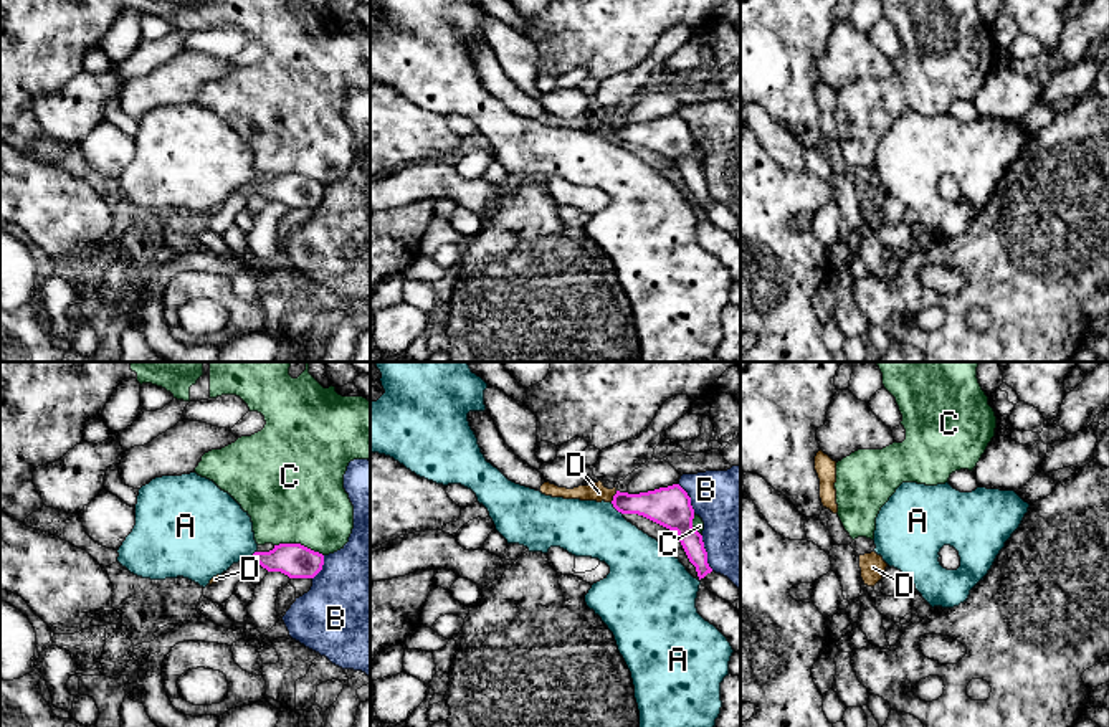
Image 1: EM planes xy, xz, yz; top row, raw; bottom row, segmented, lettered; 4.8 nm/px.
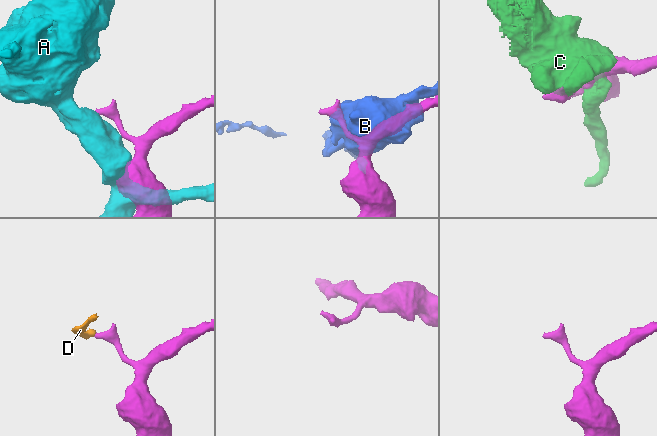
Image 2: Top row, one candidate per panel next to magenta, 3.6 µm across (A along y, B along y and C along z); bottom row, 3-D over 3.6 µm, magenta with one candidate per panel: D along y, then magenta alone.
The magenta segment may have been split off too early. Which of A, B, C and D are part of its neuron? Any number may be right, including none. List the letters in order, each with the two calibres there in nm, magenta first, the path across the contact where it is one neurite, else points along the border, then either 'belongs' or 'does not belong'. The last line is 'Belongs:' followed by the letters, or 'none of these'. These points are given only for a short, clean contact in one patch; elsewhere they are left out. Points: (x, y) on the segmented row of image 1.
A: 190/280 nm | does not belong
B: 160/360 nm | does not belong
C: 160/480 nm | does not belong
D: 180/90 nm | along xz (617, 491), (610, 501) | does not belong
Belongs: none of these

